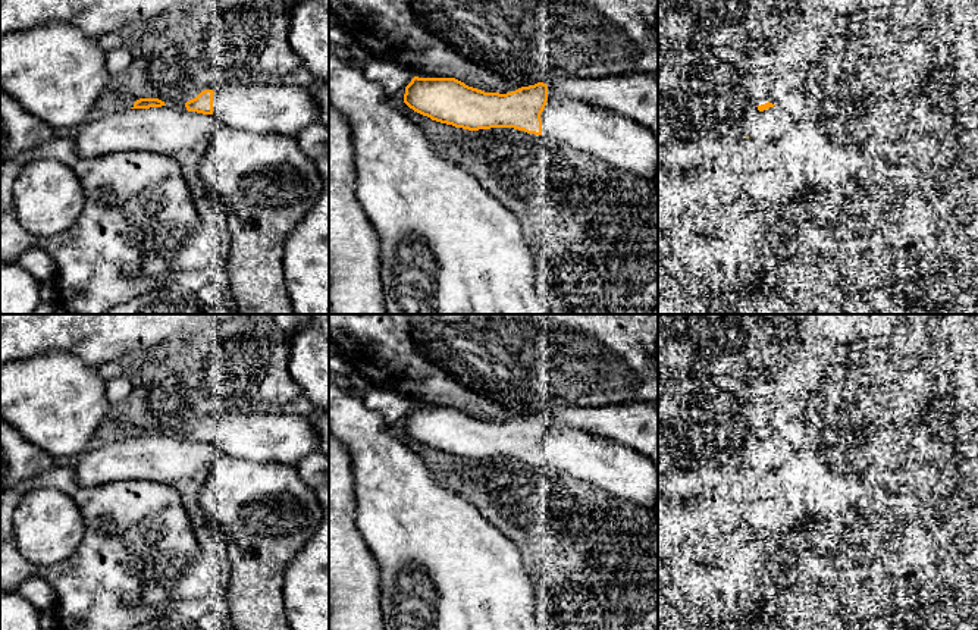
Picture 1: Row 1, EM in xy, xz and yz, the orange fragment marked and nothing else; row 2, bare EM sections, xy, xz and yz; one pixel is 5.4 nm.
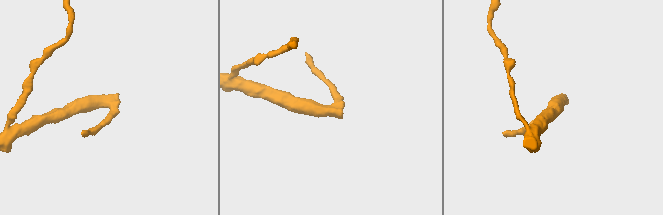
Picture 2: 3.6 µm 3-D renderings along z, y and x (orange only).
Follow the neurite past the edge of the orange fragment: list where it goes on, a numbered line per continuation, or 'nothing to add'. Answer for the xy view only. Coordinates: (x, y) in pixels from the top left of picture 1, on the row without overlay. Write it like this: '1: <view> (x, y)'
1: xy (269, 436)

